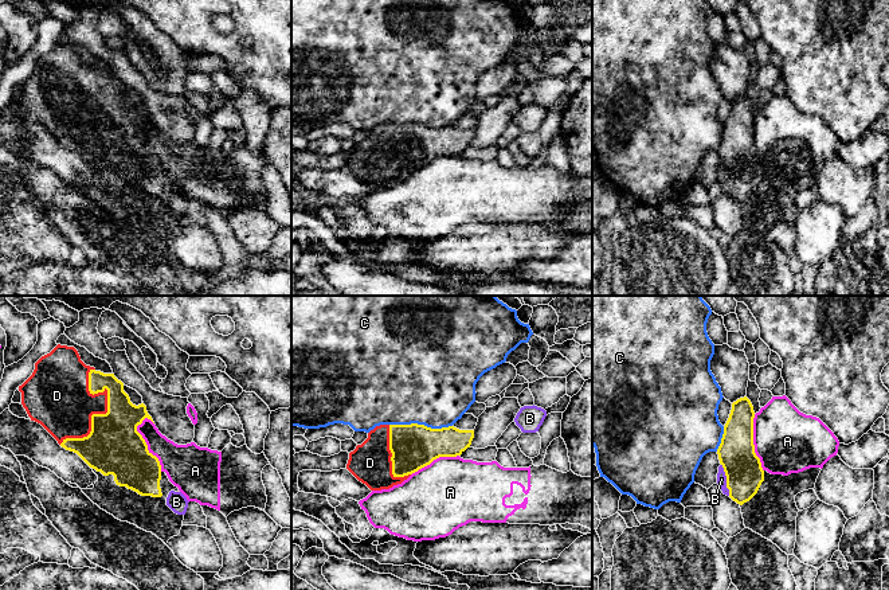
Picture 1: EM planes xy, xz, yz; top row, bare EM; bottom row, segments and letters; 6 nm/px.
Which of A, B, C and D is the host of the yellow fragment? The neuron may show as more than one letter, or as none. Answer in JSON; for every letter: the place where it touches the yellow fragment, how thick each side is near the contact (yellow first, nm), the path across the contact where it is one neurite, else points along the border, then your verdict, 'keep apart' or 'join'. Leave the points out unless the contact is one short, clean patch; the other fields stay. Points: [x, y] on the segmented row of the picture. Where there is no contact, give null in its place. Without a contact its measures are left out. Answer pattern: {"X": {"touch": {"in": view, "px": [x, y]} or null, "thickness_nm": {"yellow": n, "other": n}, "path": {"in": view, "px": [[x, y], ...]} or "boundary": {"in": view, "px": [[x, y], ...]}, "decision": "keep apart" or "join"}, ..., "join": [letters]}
{"A": {"touch": {"in": "xy", "px": [145, 444]}, "thickness_nm": {"yellow": 340, "other": 220}, "decision": "keep apart"}, "B": {"touch": {"in": "yz", "px": [727, 480]}, "thickness_nm": {"yellow": 220, "other": 60}, "path": {"in": "yz", "px": [[744, 475], [727, 480], [721, 479]]}, "decision": "join"}, "C": {"touch": {"in": "xz", "px": [420, 425]}, "thickness_nm": {"yellow": 280, "other": 480}, "decision": "keep apart"}, "D": {"touch": {"in": "xy", "px": [106, 413]}, "thickness_nm": {"yellow": 340, "other": 320}, "decision": "join"}, "join": ["B", "D"]}

